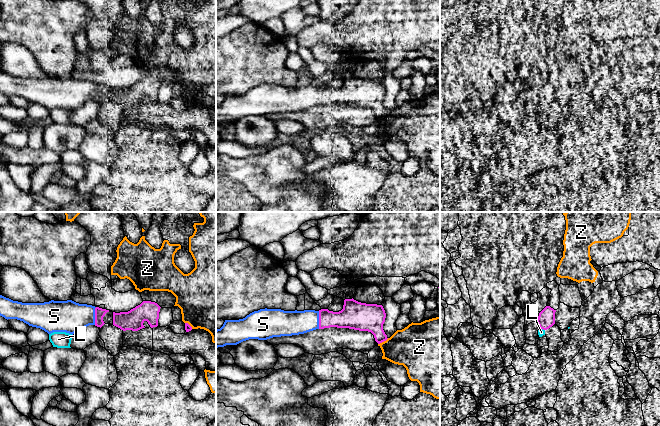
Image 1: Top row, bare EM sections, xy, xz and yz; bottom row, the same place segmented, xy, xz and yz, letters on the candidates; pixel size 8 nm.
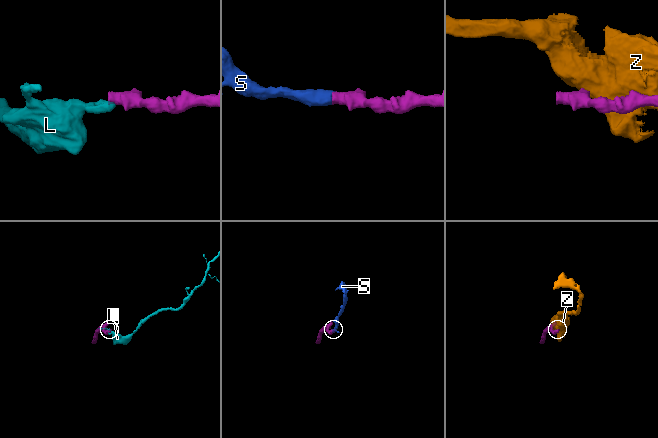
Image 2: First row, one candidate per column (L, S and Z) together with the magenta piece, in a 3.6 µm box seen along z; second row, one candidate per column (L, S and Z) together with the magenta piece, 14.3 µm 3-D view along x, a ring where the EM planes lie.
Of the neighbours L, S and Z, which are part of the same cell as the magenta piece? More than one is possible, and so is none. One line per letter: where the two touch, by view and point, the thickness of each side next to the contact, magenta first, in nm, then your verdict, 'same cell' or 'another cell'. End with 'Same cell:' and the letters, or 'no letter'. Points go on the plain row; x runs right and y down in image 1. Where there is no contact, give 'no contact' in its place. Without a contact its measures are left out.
L: contact yz (542, 104); calibres 140 and 60 nm; another cell
S: contact xy (95, 92); calibres 80 and 260 nm; same cell
Z: contact xz (383, 117); calibres 220 and 340 nm; another cell
Same cell: S

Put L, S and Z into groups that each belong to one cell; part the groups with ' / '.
L / S / Z

